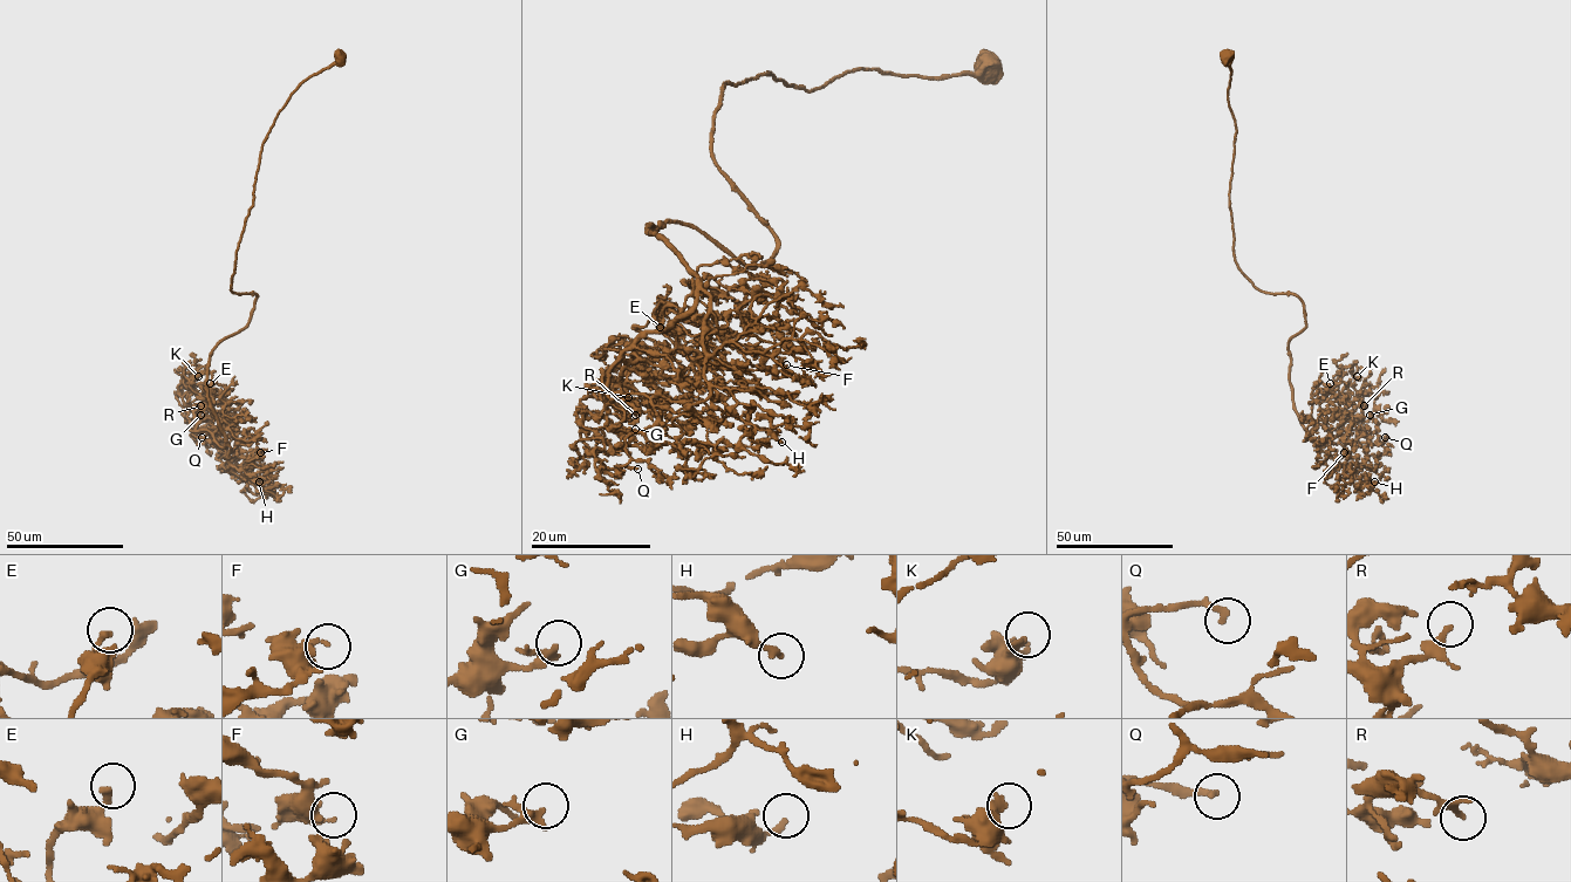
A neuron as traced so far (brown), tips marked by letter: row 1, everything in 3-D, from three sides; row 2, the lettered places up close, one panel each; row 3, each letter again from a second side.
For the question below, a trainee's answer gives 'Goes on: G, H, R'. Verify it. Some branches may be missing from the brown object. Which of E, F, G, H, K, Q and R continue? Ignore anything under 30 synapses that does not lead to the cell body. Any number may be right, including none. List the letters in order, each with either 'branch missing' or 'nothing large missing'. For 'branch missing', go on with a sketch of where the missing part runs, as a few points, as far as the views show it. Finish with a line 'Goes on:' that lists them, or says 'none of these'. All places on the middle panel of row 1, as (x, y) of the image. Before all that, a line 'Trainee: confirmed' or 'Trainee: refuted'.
Trainee: refuted
E: nothing large missing
F: nothing large missing
G: branch missing; course (635, 429), (635, 433), (651, 439), (646, 433)
H: nothing large missing
K: nothing large missing
Q: branch missing; course (637, 469), (646, 474), (651, 491)
R: branch missing; course (635, 415), (666, 429)
Goes on: G, Q, R

